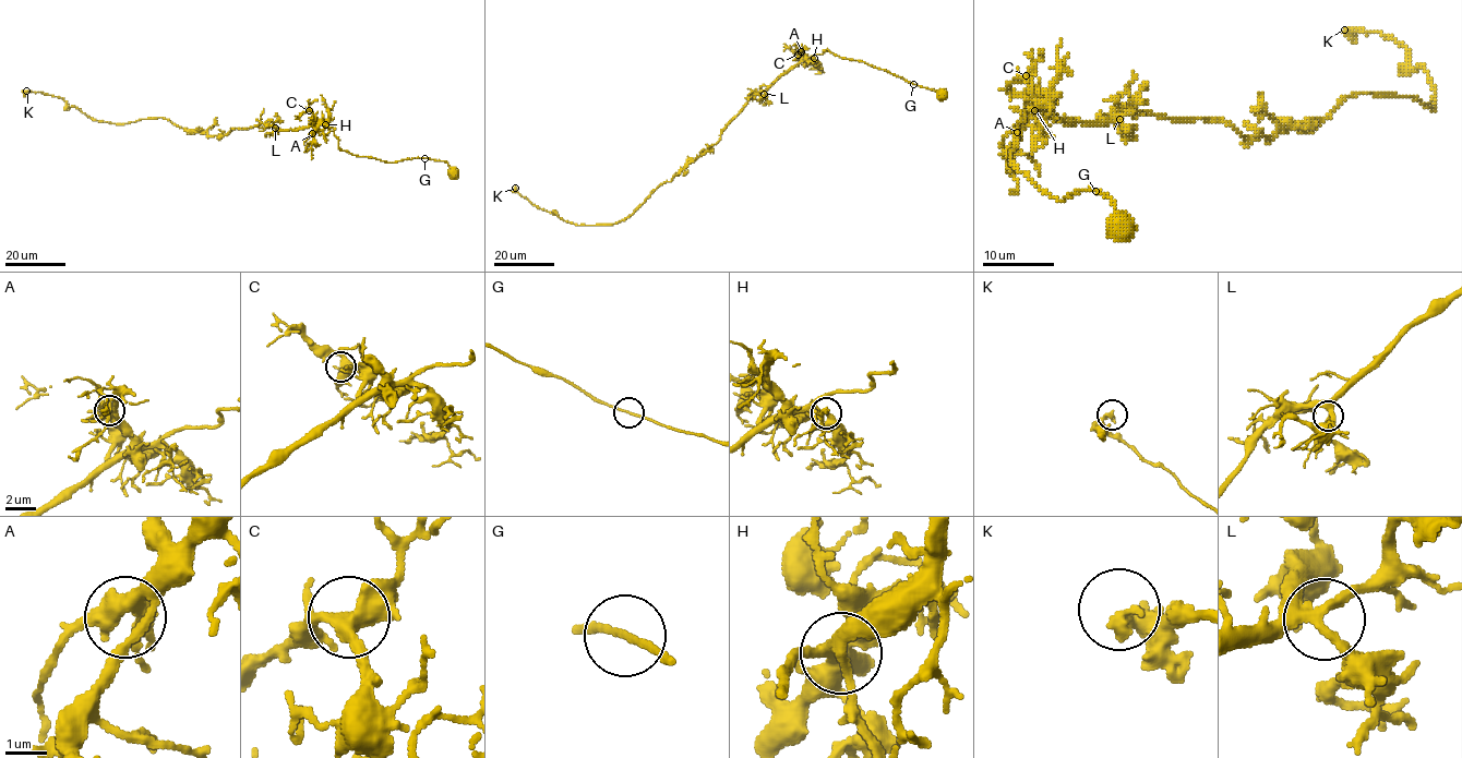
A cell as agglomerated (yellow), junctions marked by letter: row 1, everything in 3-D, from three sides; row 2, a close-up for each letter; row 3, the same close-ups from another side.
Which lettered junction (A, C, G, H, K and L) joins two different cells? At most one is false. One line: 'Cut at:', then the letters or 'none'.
Cut at: none

